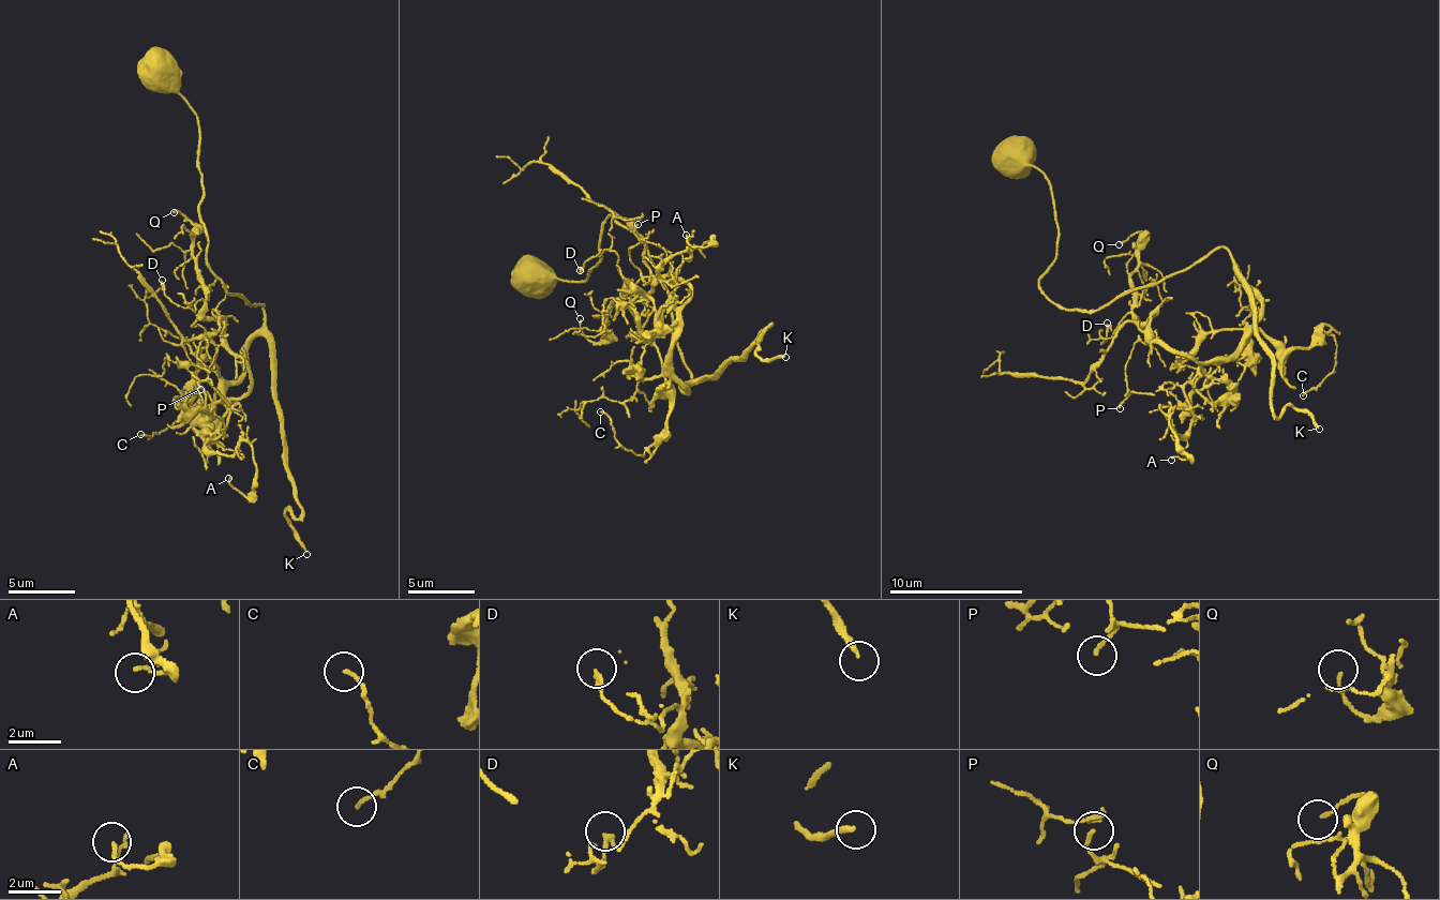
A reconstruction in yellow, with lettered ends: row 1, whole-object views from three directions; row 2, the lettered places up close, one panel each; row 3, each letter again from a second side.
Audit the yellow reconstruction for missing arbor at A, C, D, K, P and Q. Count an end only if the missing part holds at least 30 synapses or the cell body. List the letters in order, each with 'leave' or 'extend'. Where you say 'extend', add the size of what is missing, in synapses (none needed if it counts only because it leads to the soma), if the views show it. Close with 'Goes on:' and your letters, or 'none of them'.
A: leave
C: leave
D: leave
K: extend | 50 syn
P: leave
Q: leave
Goes on: K

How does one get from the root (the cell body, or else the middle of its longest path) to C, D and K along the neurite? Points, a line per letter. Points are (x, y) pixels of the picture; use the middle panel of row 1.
C: (530, 271), (583, 283), (606, 215), (645, 244), (695, 379), (668, 383), (671, 415), (641, 455), (600, 411)
D: (530, 271), (583, 283), (606, 215), (639, 235), (688, 389), (687, 284), (611, 251), (580, 270)
K: (530, 271), (583, 283), (611, 215), (645, 244), (693, 383), (745, 358), (765, 327), (758, 354), (785, 357)

